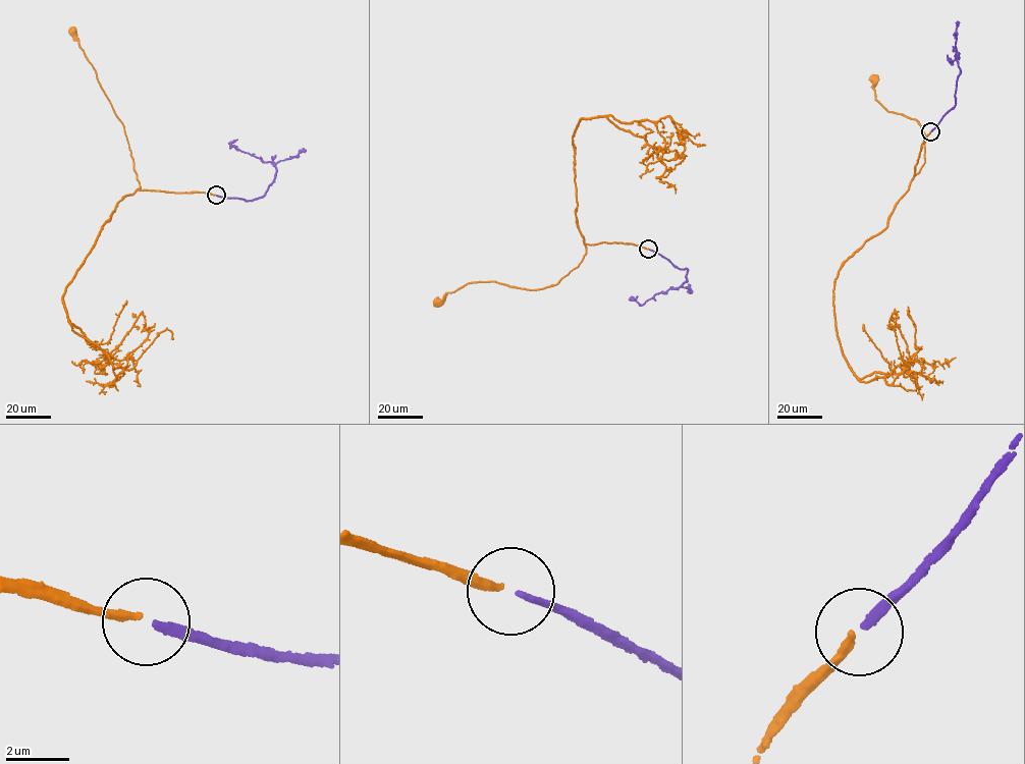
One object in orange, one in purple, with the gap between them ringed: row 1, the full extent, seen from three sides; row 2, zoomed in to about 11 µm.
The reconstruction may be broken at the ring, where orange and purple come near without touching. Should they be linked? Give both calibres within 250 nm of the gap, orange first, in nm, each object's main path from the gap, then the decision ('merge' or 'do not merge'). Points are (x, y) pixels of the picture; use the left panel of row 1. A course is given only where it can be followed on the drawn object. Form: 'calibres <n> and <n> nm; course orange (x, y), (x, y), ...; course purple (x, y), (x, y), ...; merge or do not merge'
calibres 240 and 240 nm; course orange (215, 195), (204, 192), (139, 189), (123, 126), (73, 31); course purple (216, 196), (252, 201), (265, 195), (274, 177), (275, 166), (271, 163), (230, 146), (237, 140); do not merge

